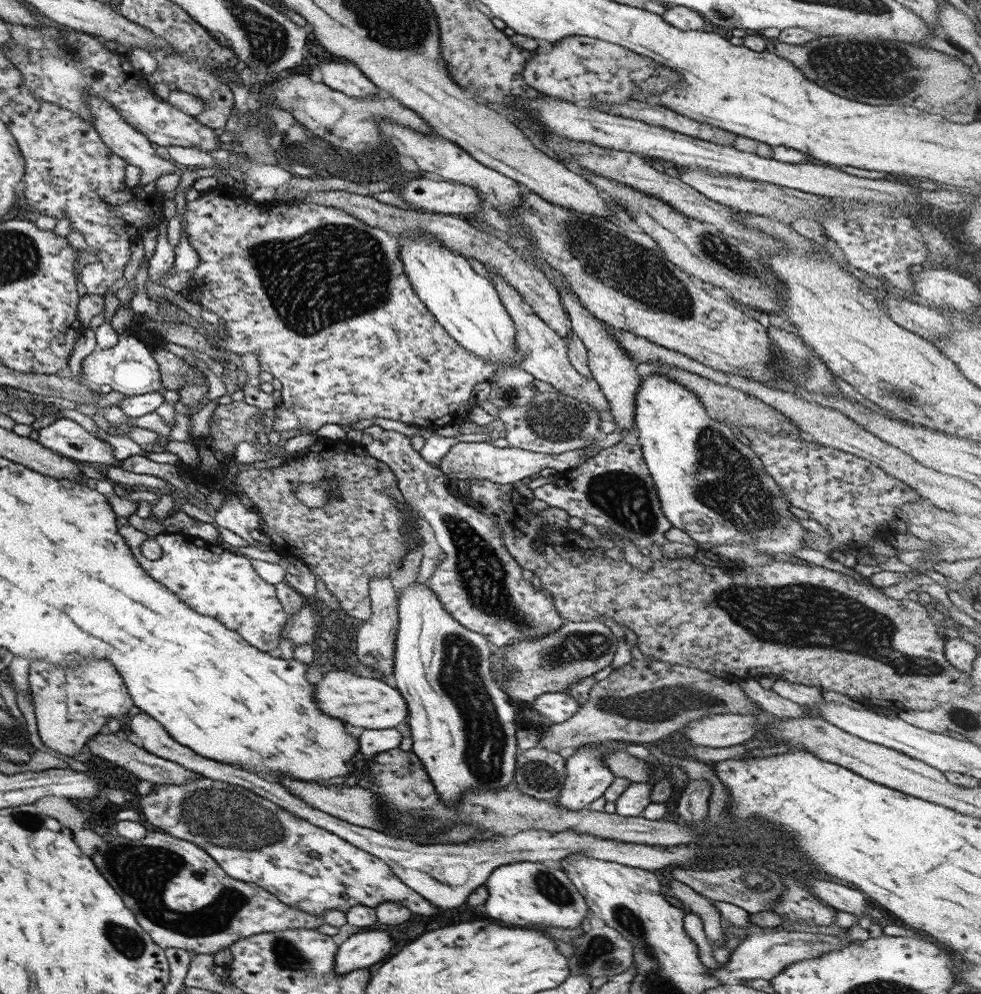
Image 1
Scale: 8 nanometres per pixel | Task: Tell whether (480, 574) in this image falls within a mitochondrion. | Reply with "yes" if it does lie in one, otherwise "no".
yes

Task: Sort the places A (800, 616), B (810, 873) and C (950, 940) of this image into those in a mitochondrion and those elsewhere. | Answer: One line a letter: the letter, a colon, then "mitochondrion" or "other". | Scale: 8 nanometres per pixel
A: mitochondrion
B: other
C: other

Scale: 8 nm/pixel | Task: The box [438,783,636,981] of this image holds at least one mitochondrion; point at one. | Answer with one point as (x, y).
(600, 951)

